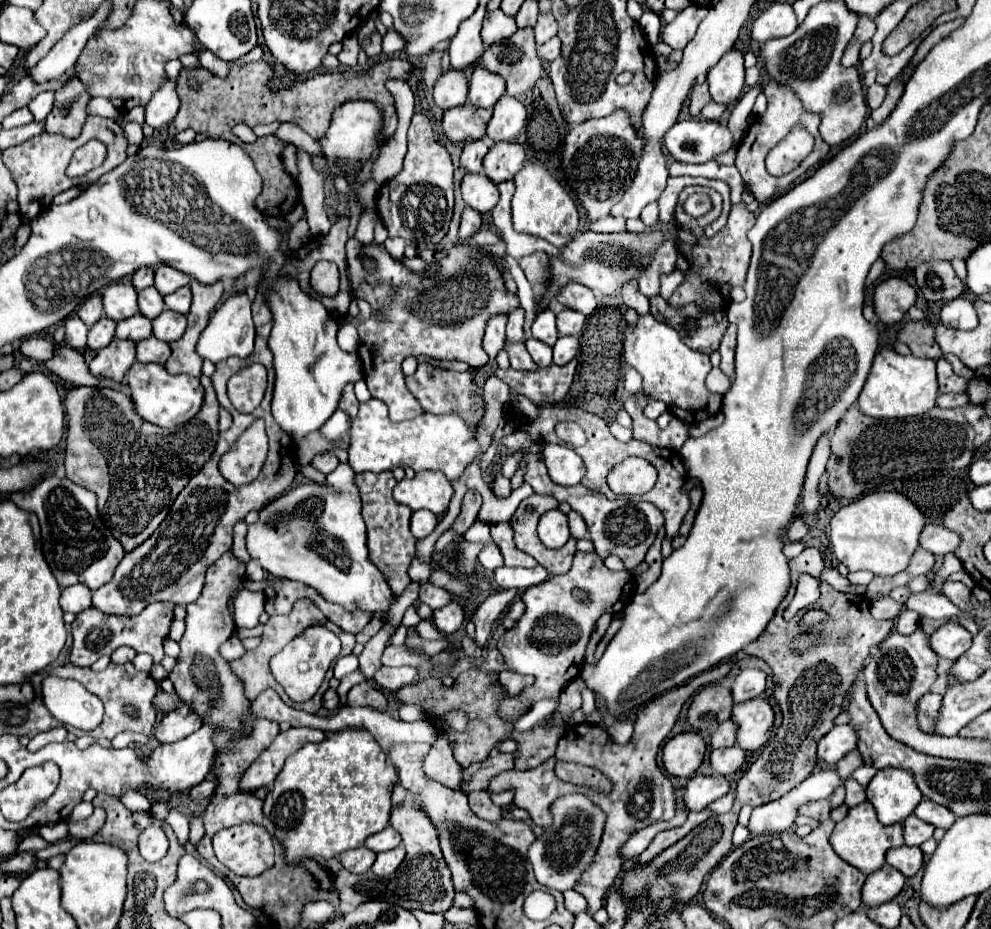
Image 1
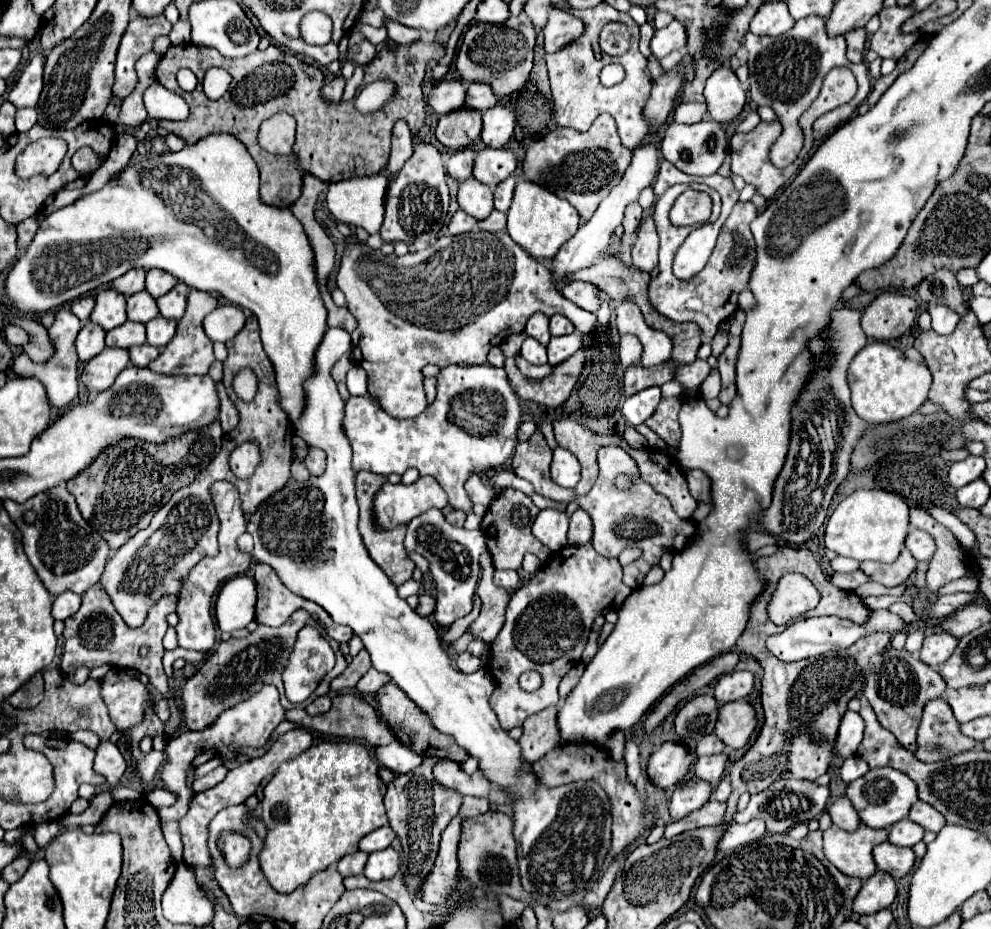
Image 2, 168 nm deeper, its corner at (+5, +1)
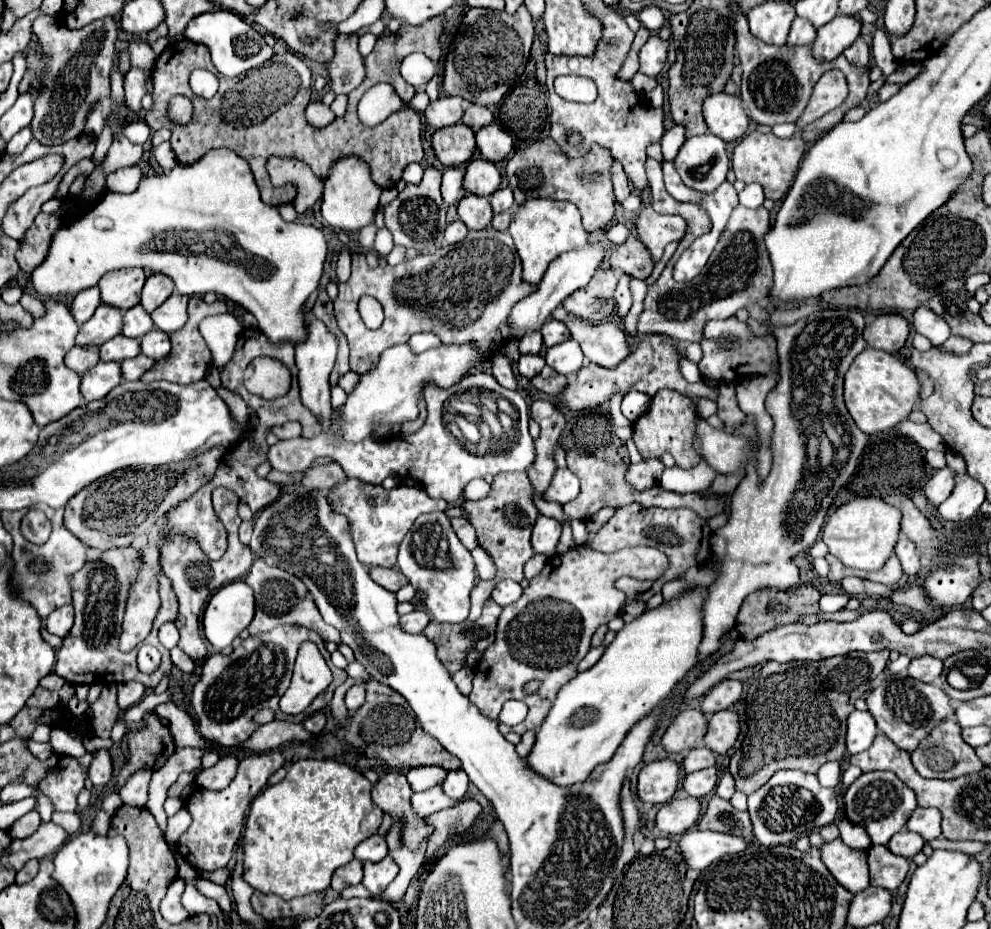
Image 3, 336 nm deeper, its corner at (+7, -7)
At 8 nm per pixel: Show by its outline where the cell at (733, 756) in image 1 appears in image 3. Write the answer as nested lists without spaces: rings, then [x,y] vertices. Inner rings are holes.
[[[714,766],[698,772],[690,772],[684,780],[684,790],[688,792],[688,796],[704,798],[716,788],[716,780],[718,780],[718,770]]]

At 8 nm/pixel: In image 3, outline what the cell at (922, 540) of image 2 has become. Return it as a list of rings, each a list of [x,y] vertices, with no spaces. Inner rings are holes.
[[[900,538],[896,544],[896,556],[902,562],[902,568],[906,574],[916,574],[920,570],[920,554],[916,546],[908,538]]]

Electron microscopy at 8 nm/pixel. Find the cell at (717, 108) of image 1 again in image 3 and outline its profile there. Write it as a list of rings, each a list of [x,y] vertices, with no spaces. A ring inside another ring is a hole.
[[[674,124],[660,140],[662,144],[662,154],[666,160],[672,160],[674,154],[678,152],[678,148],[684,144],[686,140],[686,128],[682,124]]]

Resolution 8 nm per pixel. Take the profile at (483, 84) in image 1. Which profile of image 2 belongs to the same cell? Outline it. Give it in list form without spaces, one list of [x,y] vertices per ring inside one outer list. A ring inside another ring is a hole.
[[[468,84],[466,108],[480,110],[480,112],[486,112],[486,110],[494,108],[498,104],[498,100],[490,90],[492,88],[488,88],[488,84]]]

